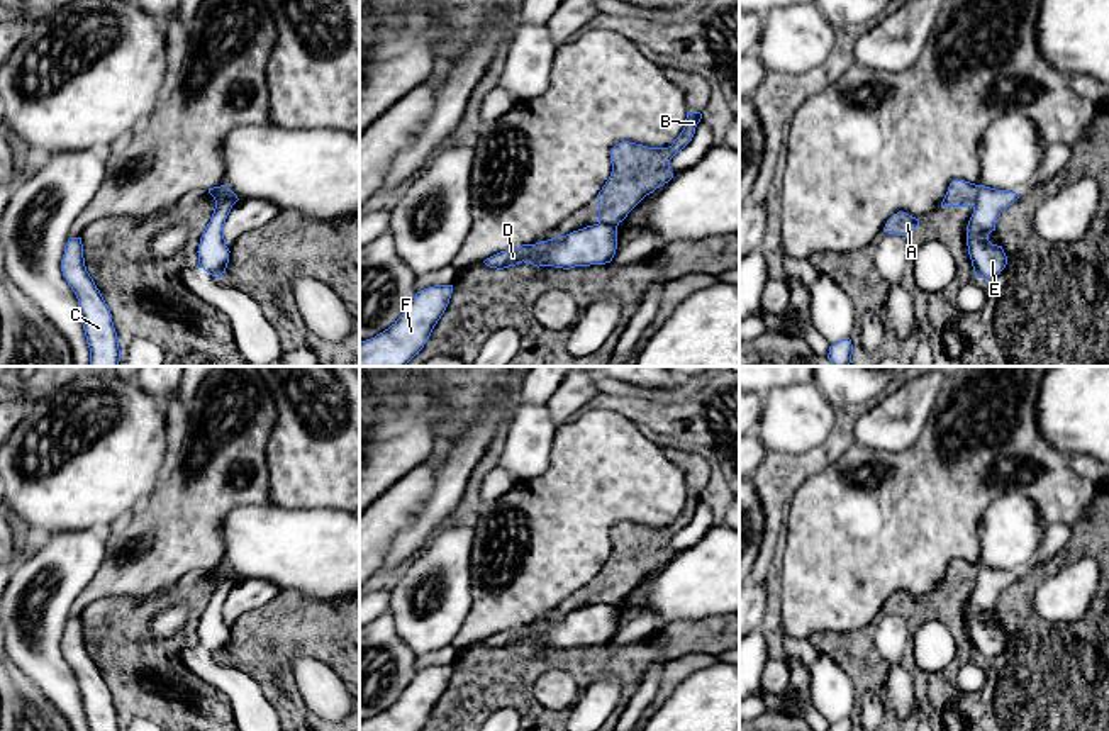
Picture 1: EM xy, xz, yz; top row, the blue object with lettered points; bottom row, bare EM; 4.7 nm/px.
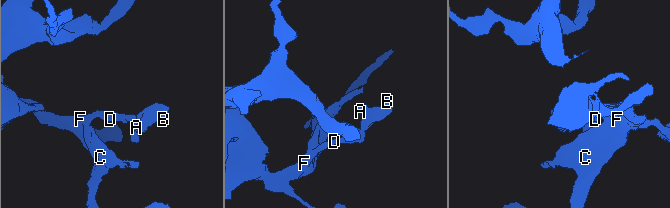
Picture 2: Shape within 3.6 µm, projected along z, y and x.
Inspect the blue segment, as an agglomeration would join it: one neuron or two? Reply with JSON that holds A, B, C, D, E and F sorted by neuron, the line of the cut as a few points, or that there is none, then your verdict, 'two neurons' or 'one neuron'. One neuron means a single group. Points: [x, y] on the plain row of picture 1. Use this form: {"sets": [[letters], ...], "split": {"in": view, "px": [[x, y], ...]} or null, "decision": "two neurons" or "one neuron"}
{"sets": [["A", "B"], ["C", "D", "E", "F"]], "split": {"in": "yz", "px": [[979, 565], [974, 587]]}, "decision": "two neurons"}

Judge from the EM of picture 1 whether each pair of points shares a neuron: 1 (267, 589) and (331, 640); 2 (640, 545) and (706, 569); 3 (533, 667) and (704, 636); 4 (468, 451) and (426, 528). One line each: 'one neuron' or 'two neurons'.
1: two neurons
2: two neurons
3: one neuron
4: one neuron

